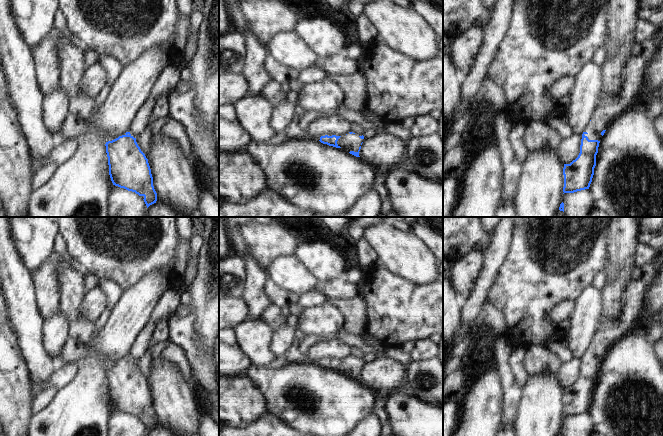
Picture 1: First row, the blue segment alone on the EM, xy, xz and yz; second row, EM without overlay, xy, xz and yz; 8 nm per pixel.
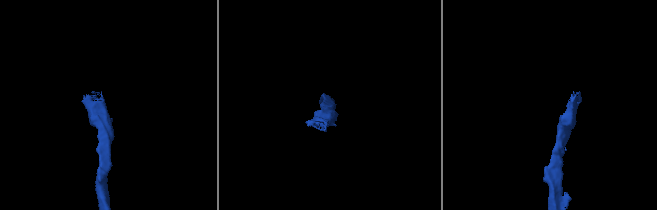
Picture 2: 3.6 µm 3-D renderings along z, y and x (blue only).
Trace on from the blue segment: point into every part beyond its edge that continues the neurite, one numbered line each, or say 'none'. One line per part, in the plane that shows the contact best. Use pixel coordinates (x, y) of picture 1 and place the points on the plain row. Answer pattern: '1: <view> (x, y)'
1: yz (609, 332)

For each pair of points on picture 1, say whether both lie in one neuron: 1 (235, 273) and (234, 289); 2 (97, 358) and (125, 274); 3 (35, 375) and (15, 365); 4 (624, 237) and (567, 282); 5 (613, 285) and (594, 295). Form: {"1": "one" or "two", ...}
{"1": "one", "2": "two", "3": "two", "4": "two", "5": "two"}

